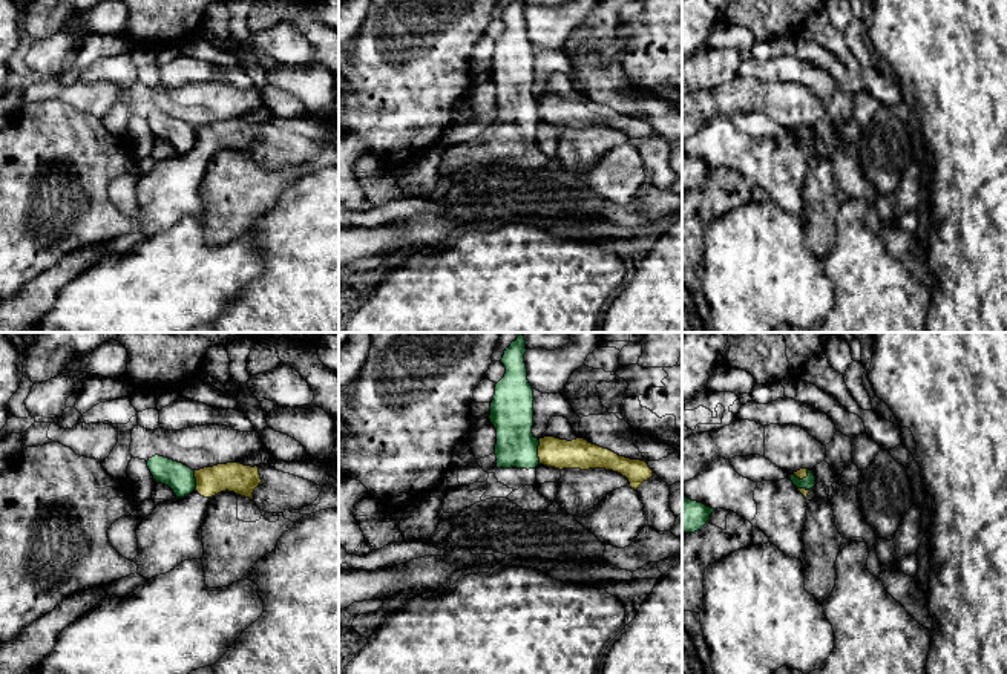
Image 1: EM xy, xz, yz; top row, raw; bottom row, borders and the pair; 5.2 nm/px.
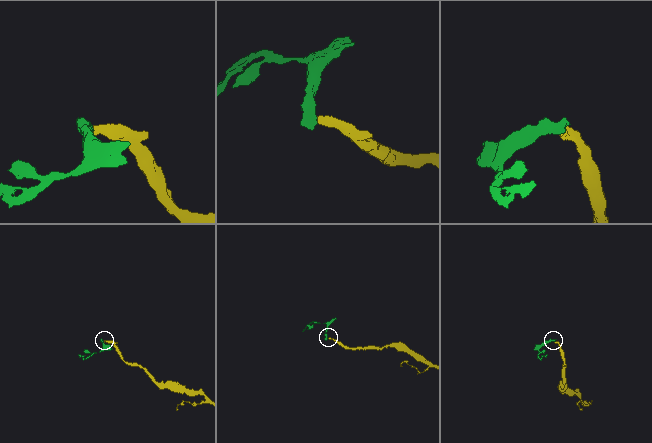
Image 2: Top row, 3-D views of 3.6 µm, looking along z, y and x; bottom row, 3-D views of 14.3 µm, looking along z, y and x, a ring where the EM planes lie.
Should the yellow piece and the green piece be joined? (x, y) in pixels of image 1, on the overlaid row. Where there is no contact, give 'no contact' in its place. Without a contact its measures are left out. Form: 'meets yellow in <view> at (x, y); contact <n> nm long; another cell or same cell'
meets yellow in xz at (538, 452); contact 130 nm long; another cell

